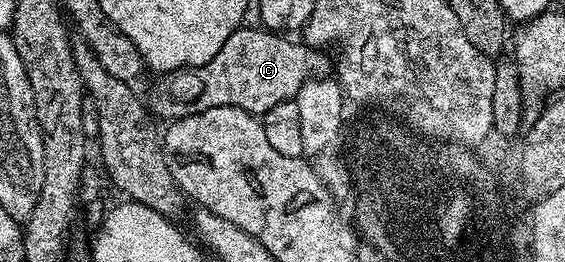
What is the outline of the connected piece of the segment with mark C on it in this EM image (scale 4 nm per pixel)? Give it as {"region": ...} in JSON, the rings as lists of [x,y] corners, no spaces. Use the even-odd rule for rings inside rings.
{"region":[[[264,27],[256,28],[236,29],[231,39],[227,39],[227,43],[219,47],[219,55],[215,55],[215,59],[207,63],[196,65],[193,69],[176,69],[170,73],[160,74],[156,78],[157,82],[149,89],[149,97],[147,93],[149,112],[157,119],[166,117],[166,122],[169,123],[179,121],[187,115],[211,111],[211,107],[239,107],[254,115],[264,115],[267,111],[271,111],[271,107],[275,107],[275,103],[294,100],[297,92],[313,78],[324,77],[330,72],[330,58],[328,61],[322,50],[314,49],[304,43],[292,45],[285,38],[288,36],[280,32],[270,31]]]}

